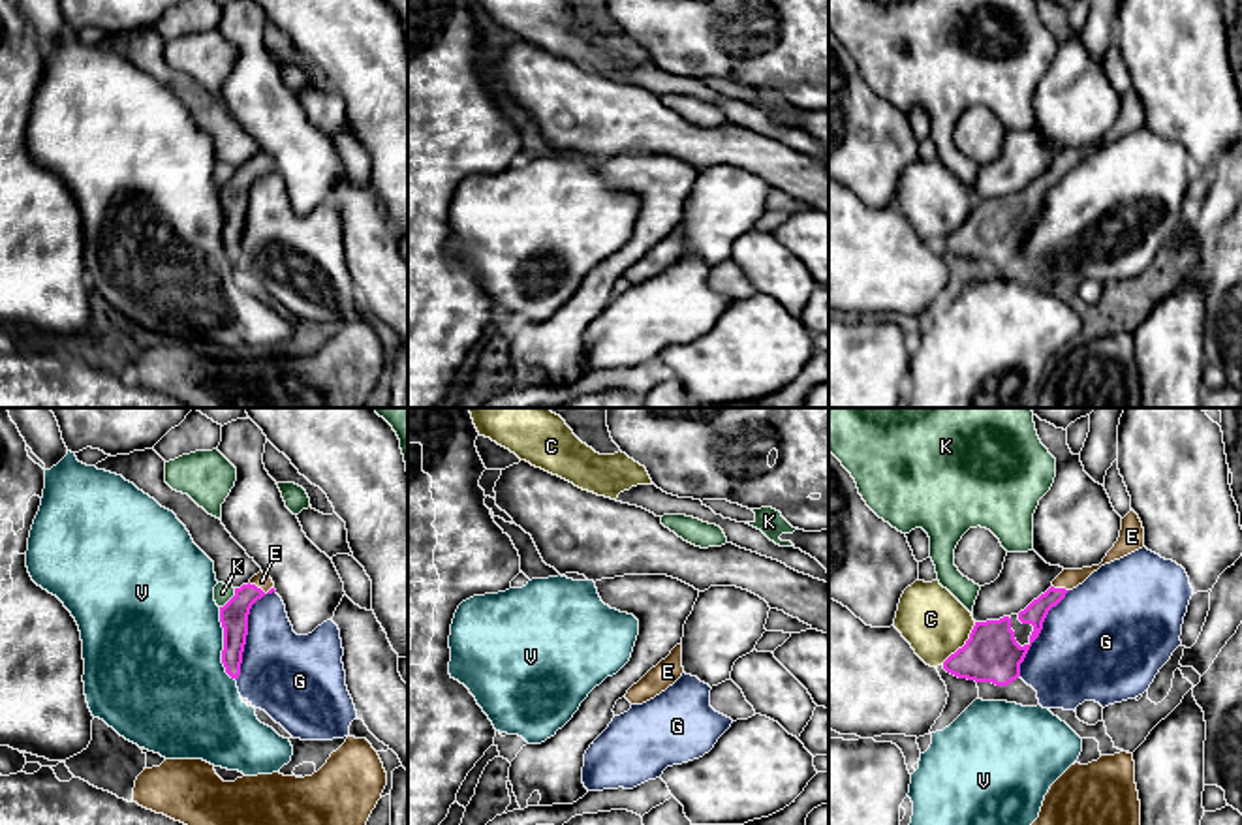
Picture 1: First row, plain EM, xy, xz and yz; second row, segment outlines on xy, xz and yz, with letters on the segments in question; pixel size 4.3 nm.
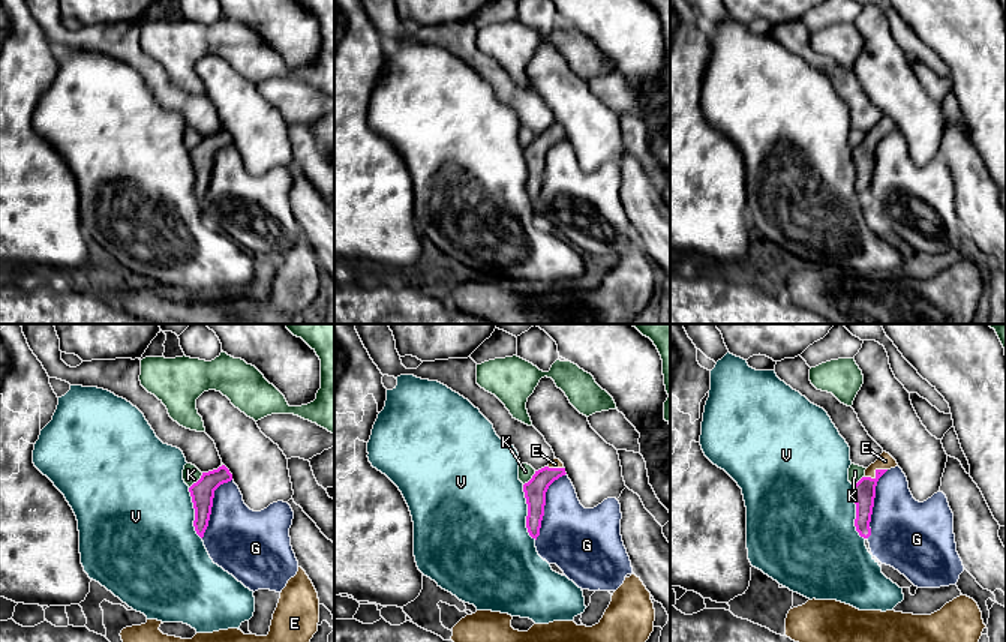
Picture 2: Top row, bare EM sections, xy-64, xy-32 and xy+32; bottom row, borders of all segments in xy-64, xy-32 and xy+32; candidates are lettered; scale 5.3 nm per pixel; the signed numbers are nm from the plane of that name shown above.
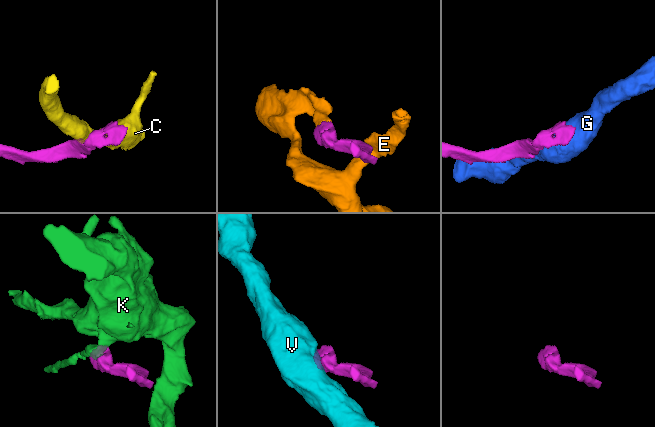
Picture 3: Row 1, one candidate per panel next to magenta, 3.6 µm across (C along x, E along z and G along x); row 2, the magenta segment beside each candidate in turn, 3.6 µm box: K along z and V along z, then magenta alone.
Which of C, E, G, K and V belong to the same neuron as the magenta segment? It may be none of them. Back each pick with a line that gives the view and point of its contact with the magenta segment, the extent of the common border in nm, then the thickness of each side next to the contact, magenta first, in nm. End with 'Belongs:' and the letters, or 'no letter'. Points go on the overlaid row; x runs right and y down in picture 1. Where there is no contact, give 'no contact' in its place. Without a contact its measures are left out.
E: meets magenta in xy at (260, 589); contact 110 nm long; 120 nm thick on the magenta side, 70 nm on the other
Belongs: E

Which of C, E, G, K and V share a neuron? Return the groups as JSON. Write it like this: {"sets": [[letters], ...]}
{"sets": [["C"], ["E"], ["G"], ["K"], ["V"]]}

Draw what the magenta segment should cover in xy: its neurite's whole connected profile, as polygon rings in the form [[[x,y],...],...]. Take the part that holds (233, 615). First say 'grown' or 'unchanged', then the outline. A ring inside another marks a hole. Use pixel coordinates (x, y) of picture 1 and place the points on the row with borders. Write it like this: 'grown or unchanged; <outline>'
grown; [[[259,571],[248,584],[235,588],[235,596],[220,607],[220,622],[224,628],[222,663],[225,673],[235,680],[241,675],[250,609],[257,599],[272,592],[276,592],[272,579]]]

